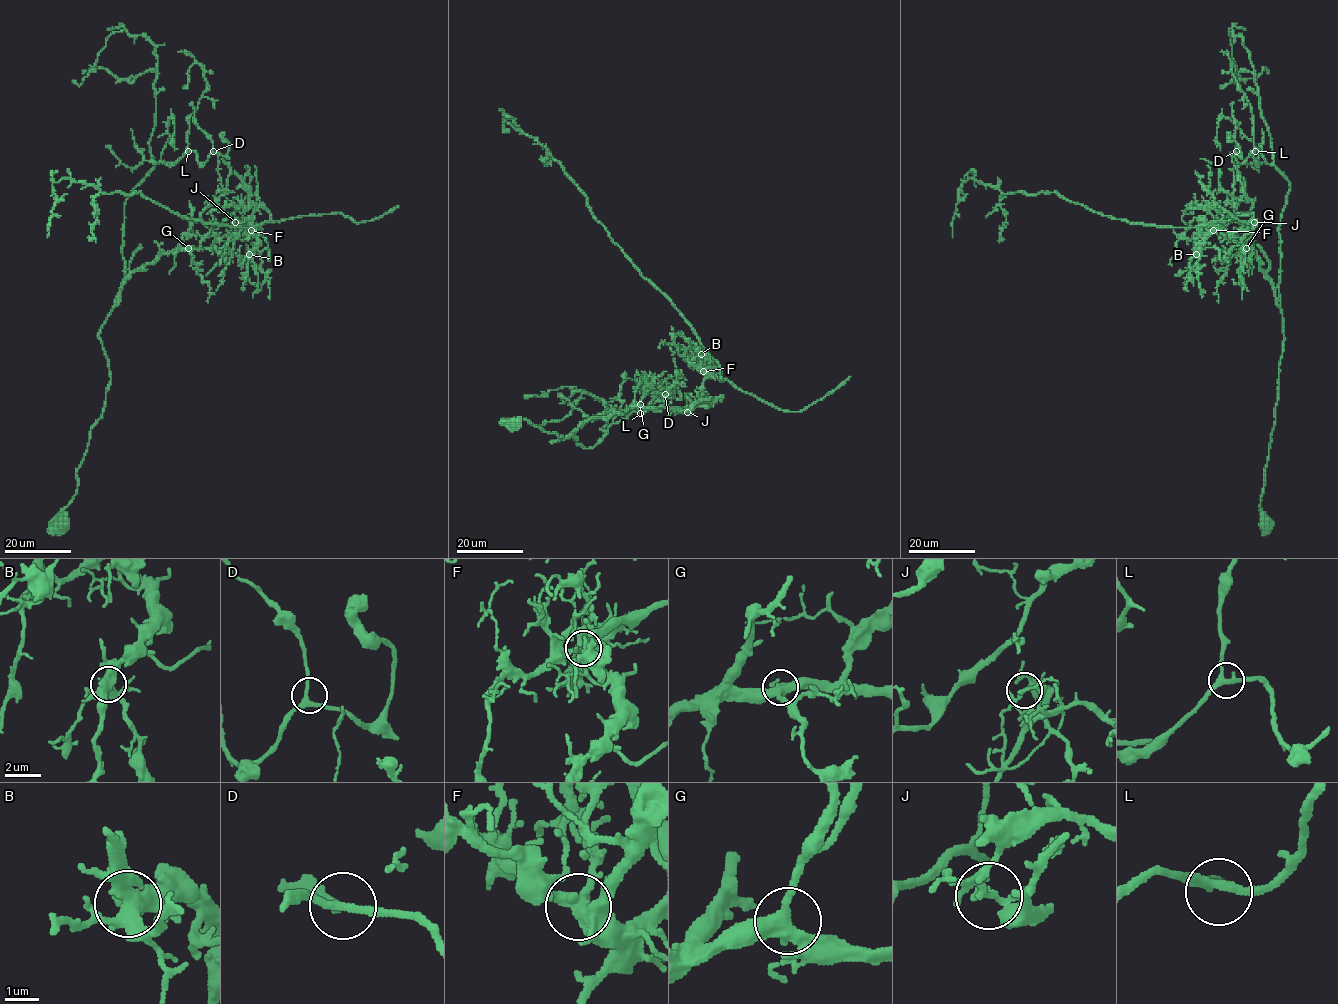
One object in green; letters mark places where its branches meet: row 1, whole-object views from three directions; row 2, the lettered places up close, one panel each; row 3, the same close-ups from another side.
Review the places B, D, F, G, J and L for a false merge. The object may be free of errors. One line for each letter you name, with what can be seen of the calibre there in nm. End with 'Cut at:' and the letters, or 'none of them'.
J: calibre 170 nm
Cut at: J

